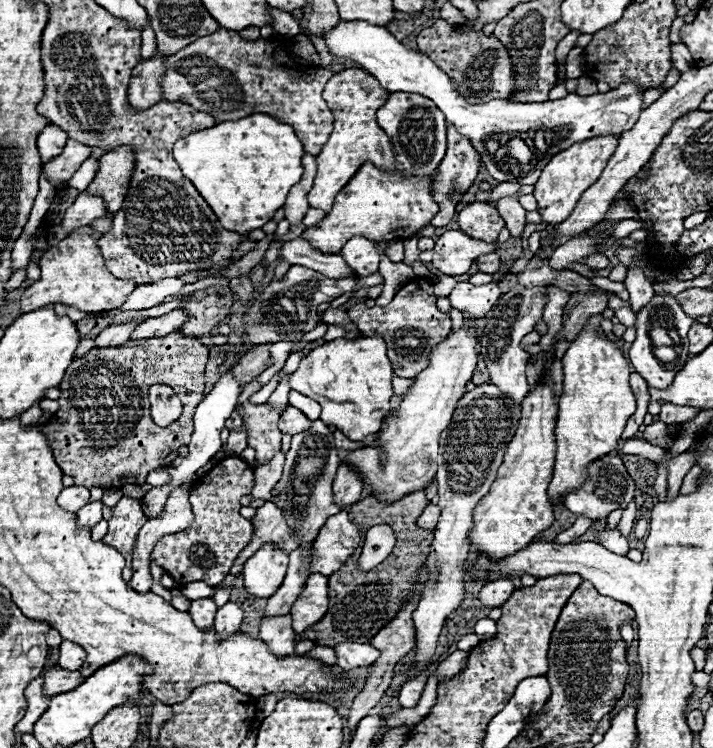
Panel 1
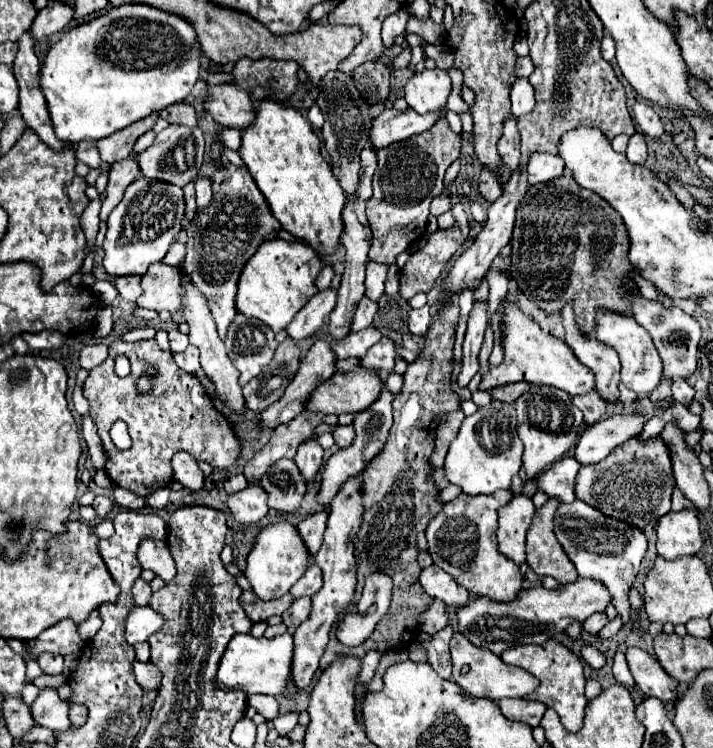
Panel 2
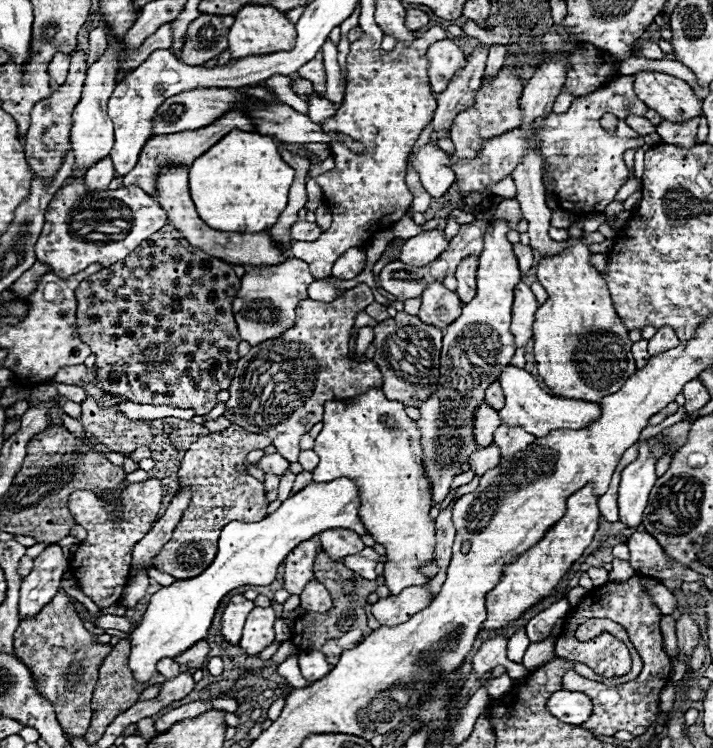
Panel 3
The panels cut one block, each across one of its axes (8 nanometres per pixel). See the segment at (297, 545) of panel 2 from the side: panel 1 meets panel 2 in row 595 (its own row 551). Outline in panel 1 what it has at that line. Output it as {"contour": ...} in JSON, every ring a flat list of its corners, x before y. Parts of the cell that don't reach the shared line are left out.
{"contour":[[264,544,244,564,242,574,246,590,260,598,272,596,286,576,286,566,288,556,284,554,284,550,280,550,276,544]]}

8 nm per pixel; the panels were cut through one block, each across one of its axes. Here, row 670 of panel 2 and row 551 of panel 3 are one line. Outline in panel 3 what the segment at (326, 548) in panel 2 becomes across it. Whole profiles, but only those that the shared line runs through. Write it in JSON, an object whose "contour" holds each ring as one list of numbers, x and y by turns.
{"contour":[[306,540,294,548,284,562,284,588,290,594,300,594,304,586,314,578,314,558,318,544]]}

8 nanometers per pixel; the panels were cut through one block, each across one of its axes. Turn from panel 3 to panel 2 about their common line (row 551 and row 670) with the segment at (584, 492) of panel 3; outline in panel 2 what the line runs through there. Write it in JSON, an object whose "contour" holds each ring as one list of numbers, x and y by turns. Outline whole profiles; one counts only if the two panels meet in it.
{"contour":[[546,640,542,646,540,644,524,644,524,646,508,648,500,658,506,664,526,668,528,672,532,672,540,680,540,686,526,698,540,700,548,708,554,708,566,730,578,732,582,728,584,710,588,706,588,700,584,696,586,678,584,678,584,664,582,664,580,656,576,656,568,646,560,644,558,640]]}

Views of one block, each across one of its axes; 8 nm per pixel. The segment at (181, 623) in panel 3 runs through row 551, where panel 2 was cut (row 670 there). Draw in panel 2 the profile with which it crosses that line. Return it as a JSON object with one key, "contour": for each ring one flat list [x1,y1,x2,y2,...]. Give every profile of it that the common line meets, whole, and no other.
{"contour":[[236,634,232,644,228,644,220,666,218,666,218,684,220,688,240,688,248,696,250,694,270,694,270,696,284,696,290,682,290,666,294,656,294,636,282,634,276,638,254,638,252,634]]}

